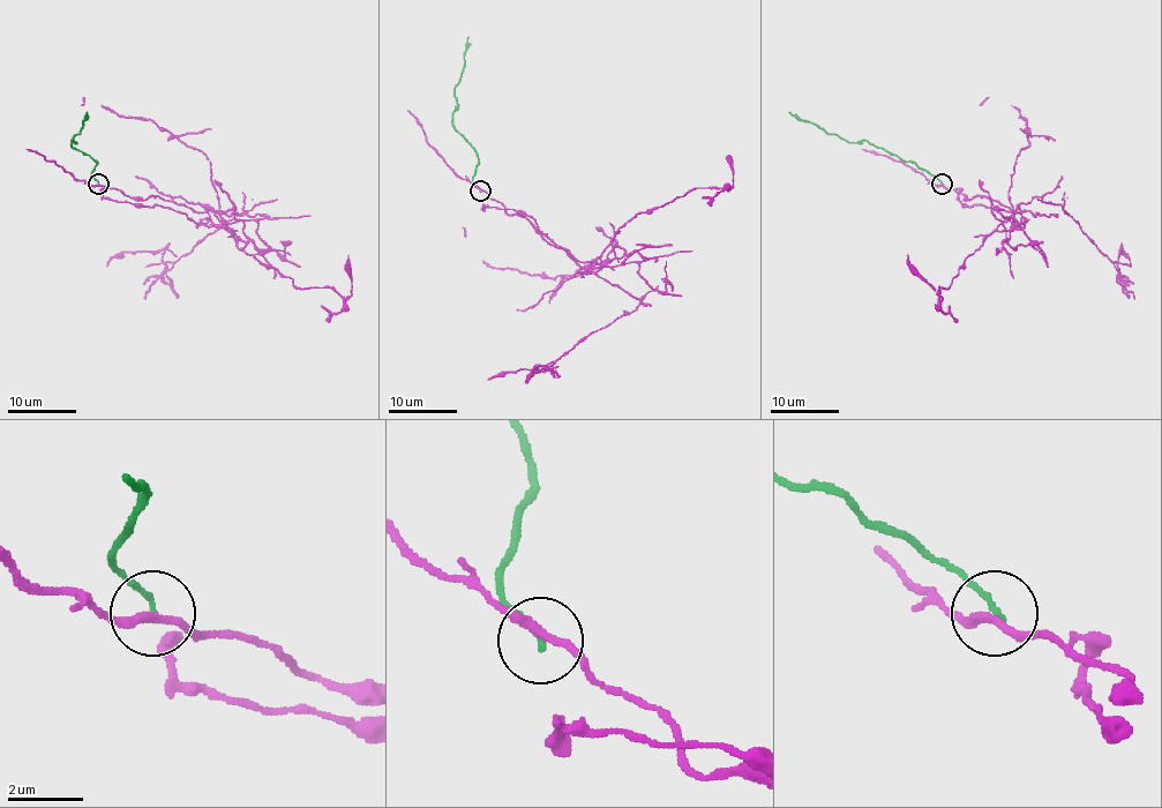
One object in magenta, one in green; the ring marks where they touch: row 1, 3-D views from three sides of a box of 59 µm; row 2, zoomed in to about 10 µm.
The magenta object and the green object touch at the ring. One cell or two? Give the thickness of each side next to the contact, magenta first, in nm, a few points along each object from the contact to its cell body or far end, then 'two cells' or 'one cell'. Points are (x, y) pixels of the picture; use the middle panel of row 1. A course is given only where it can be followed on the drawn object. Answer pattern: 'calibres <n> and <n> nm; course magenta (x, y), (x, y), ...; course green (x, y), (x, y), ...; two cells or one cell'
calibres 220 and 140 nm; course magenta (479, 189), (639, 300), (541, 371), (488, 380); course green (479, 189), (472, 181), (478, 154), (454, 126), (455, 88), (464, 69), (469, 36); two cells

